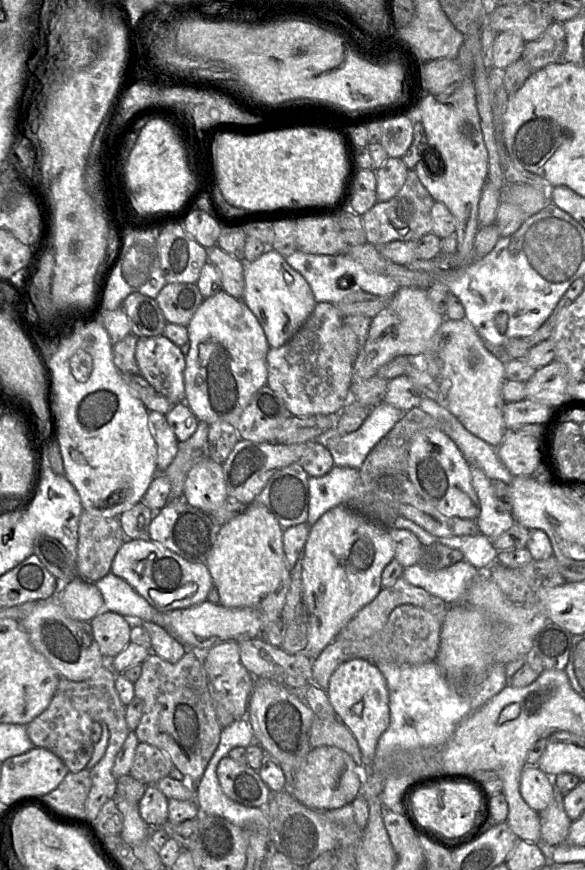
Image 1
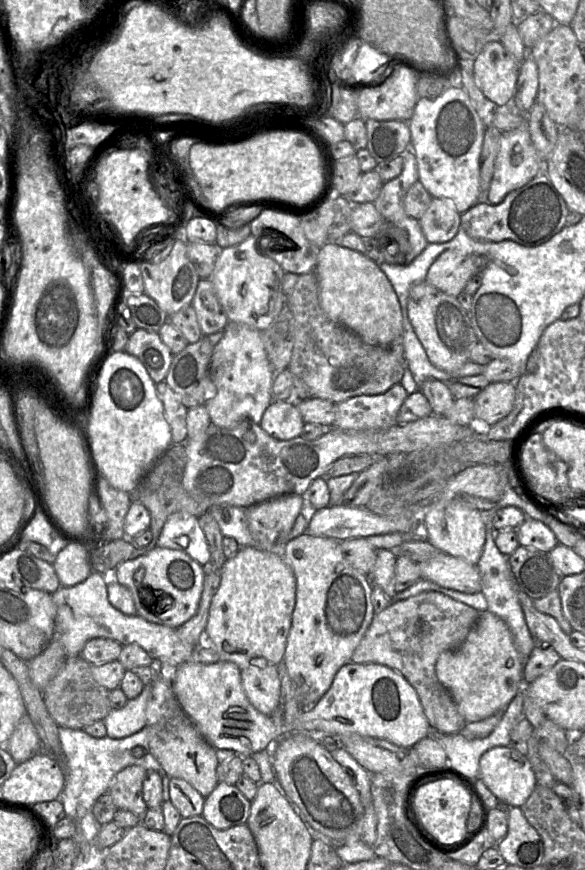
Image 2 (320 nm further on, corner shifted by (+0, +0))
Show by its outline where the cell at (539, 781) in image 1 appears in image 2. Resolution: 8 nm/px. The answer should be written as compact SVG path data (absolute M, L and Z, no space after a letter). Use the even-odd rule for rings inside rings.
M495 747L479 761L479 778L505 808L521 807L537 781L526 756L512 747Z

